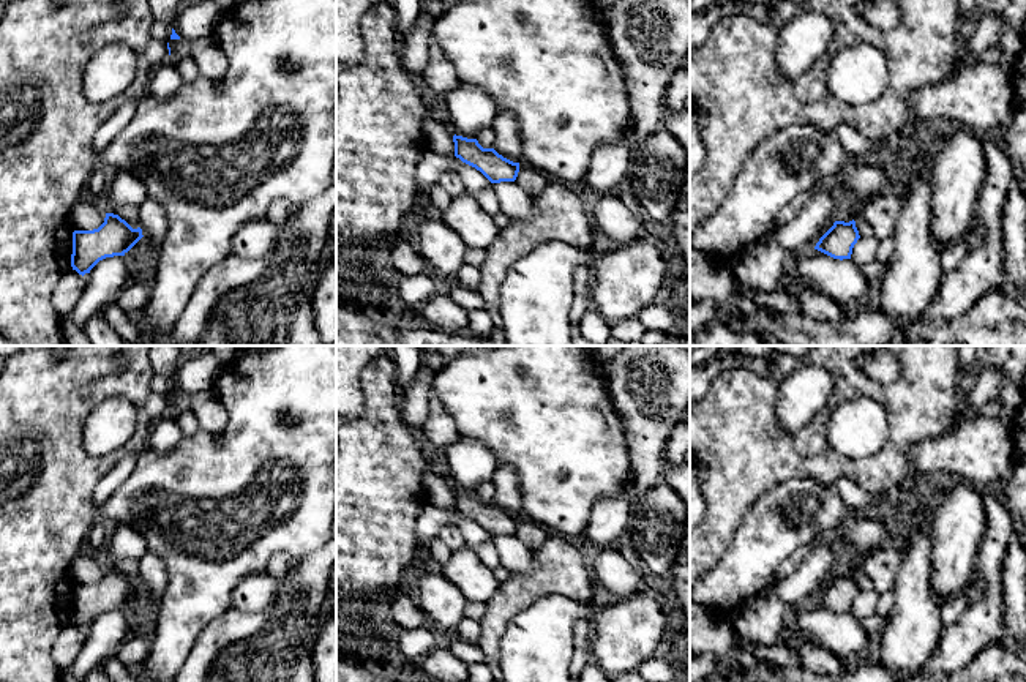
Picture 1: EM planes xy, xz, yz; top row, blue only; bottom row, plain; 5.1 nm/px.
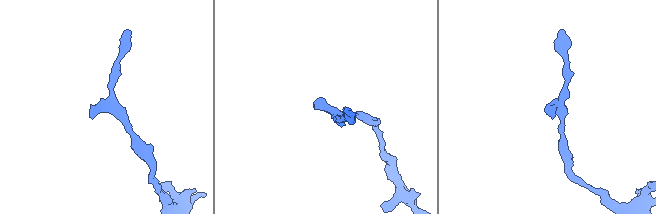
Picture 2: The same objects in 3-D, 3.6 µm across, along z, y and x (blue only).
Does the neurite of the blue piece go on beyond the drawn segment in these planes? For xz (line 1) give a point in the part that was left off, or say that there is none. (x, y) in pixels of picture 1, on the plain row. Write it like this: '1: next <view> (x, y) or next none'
1: next none

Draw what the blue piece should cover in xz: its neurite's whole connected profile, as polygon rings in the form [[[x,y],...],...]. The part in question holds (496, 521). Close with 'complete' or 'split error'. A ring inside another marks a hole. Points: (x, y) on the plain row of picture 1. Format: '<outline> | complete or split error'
[[[453,489],[455,510],[480,524],[491,537],[515,535],[519,516],[513,516],[494,502],[483,502],[477,493]]] | complete

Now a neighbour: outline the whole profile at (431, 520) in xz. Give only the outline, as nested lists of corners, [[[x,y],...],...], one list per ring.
[[[426,504],[417,518],[417,538],[432,541],[445,524],[456,526],[470,548],[489,543],[491,535],[480,524],[456,510],[445,512],[431,504]]]

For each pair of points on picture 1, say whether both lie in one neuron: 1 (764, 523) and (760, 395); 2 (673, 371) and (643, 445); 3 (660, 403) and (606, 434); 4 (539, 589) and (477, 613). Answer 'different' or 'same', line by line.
1: different
2: same
3: different
4: different

